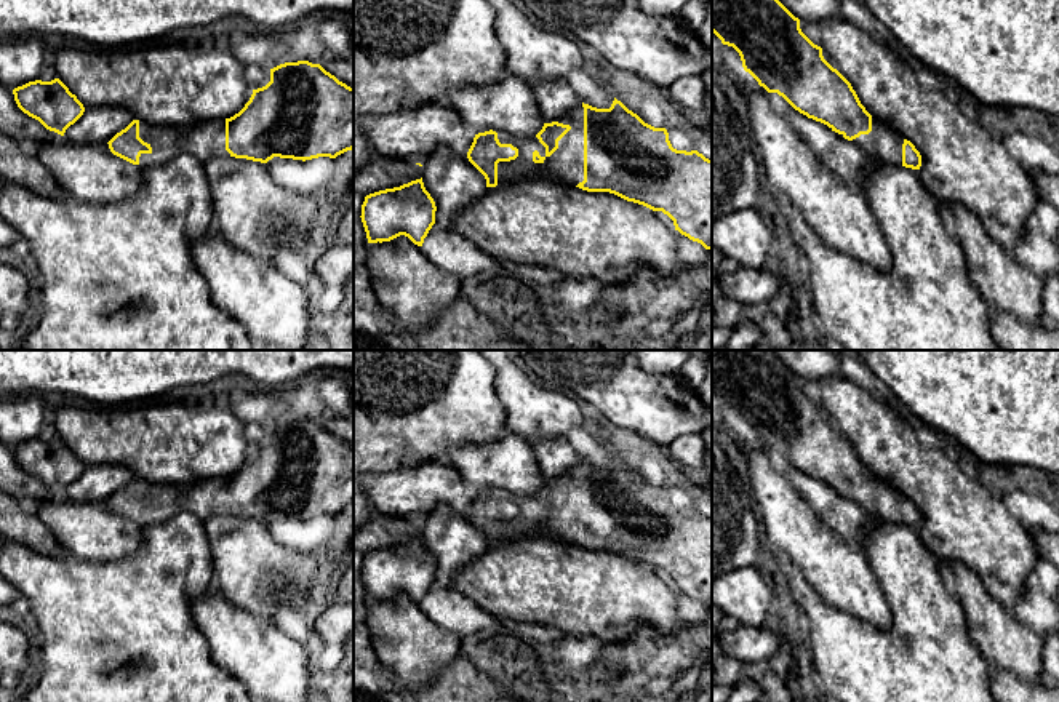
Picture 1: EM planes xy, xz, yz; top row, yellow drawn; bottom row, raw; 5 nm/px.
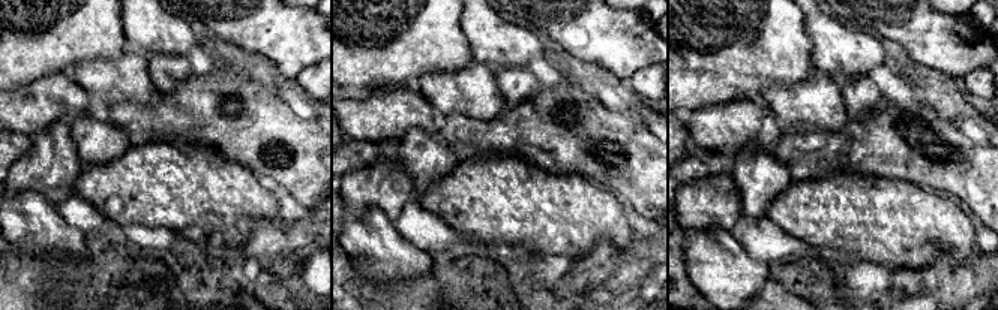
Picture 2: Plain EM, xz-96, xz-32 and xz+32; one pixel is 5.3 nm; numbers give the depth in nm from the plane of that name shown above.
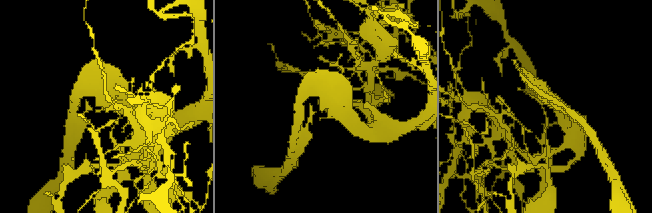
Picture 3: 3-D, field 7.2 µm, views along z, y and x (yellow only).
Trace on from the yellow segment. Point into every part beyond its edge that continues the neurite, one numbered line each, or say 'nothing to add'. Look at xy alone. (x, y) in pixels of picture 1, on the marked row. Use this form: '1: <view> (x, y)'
1: xy (207, 139)

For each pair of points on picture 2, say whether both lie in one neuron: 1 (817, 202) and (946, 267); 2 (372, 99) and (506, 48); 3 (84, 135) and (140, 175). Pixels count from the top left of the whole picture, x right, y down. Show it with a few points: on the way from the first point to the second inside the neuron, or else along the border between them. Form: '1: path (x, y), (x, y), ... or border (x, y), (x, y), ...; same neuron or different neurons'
1: border (971, 261), (941, 255), (901, 270); different neurons
2: path (405, 66), (423, 48), (473, 48); same neuron
3: border (129, 147), (110, 160), (81, 165); different neurons

